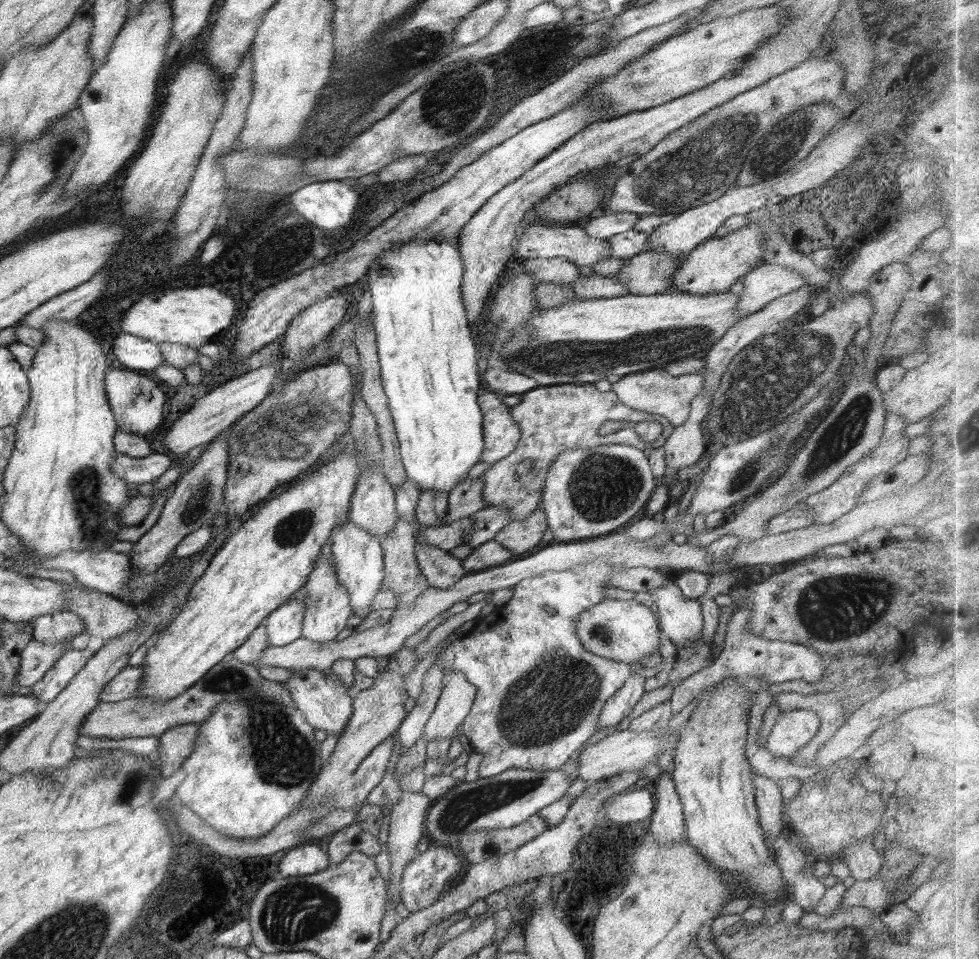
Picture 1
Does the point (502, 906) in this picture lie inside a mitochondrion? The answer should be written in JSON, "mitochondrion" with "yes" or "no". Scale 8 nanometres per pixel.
{"mitochondrion":"no"}

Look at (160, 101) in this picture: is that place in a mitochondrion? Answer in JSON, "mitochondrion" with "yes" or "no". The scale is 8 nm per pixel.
{"mitochondrion":"no"}

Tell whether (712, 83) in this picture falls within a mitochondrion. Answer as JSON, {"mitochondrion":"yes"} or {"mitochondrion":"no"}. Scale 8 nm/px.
{"mitochondrion":"no"}

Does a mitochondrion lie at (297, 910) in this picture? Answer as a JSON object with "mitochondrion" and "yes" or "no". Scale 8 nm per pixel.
{"mitochondrion":"yes"}

